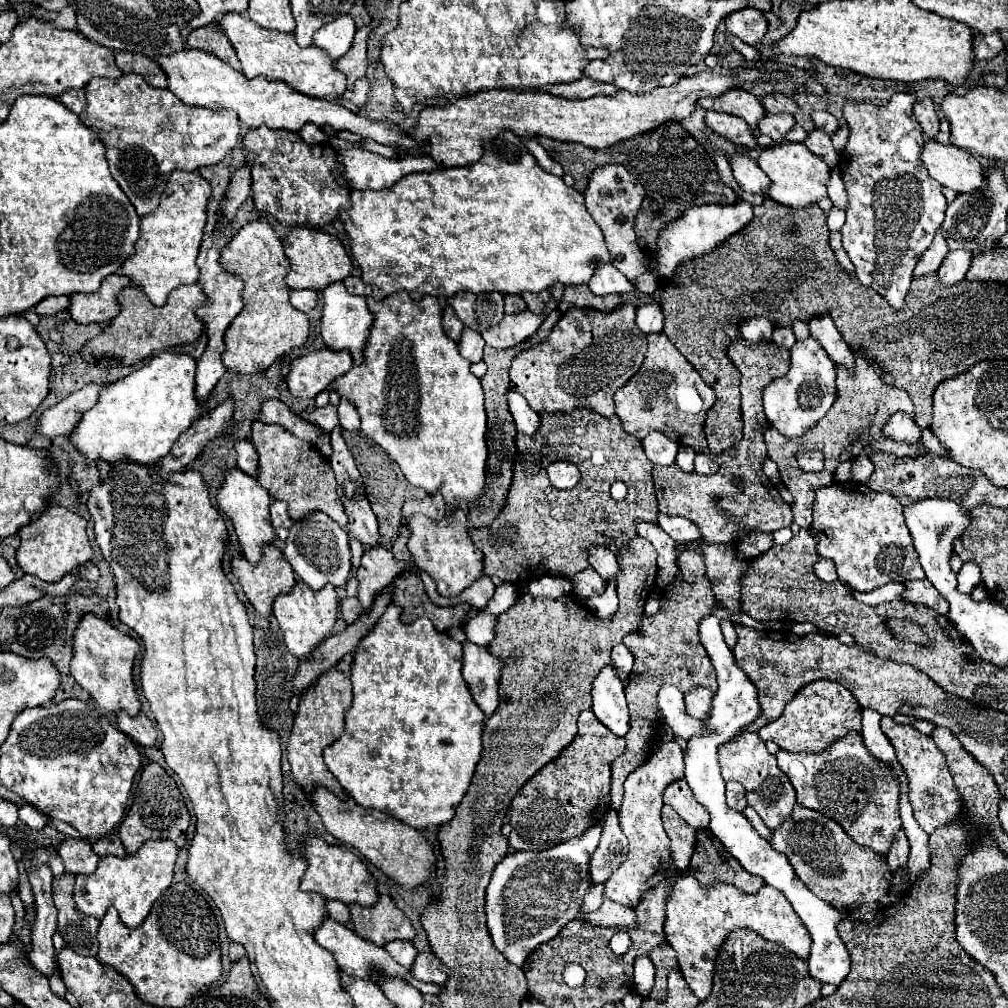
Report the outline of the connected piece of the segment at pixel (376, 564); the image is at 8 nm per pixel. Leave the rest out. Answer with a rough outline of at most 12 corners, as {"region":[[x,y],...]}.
{"region":[[371,547],[357,571],[359,603],[369,609],[405,563]]}

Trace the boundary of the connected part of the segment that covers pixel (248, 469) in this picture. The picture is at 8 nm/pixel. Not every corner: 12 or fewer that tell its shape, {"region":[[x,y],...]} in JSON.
{"region":[[247,439],[235,445],[237,467],[257,475],[257,451]]}

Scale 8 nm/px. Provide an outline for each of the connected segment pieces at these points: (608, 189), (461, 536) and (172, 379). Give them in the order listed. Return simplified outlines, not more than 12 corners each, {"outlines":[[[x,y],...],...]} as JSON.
{"outlines":[[[621,165],[591,173],[585,205],[611,263],[635,281],[647,257],[633,219],[645,199]],[[465,511],[409,519],[413,563],[443,597],[483,575]],[[163,351],[73,429],[93,461],[157,463],[217,405]]]}

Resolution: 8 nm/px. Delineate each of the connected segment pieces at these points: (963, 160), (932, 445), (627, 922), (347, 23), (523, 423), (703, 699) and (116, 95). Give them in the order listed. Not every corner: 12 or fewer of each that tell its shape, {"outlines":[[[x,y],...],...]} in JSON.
{"outlines":[[[927,141],[929,175],[957,193],[985,189],[981,163],[965,149]],[[923,429],[923,445],[929,453],[949,457],[947,449]],[[603,899],[597,911],[587,913],[585,921],[629,929],[637,917],[633,909]],[[341,15],[313,35],[333,59],[345,55],[357,27]],[[513,389],[509,411],[517,431],[535,435],[539,415]],[[705,687],[685,693],[687,713],[707,719],[713,693]],[[137,73],[97,77],[79,117],[139,217],[175,169],[215,165],[235,111],[185,105]]]}

